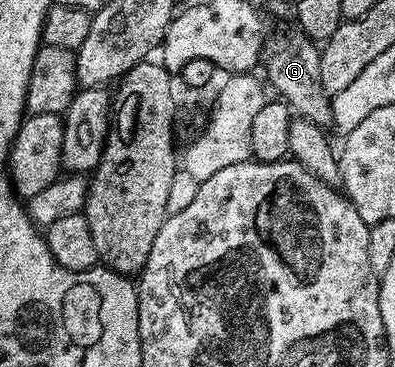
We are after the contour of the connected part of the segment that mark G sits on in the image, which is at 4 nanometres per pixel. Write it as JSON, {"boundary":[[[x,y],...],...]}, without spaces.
{"boundary":[[[292,30],[277,41],[272,41],[263,60],[264,79],[268,87],[274,88],[276,95],[289,105],[296,115],[315,122],[315,126],[328,129],[333,123],[333,101],[323,90],[321,77],[321,48],[311,37],[299,30]]]}

